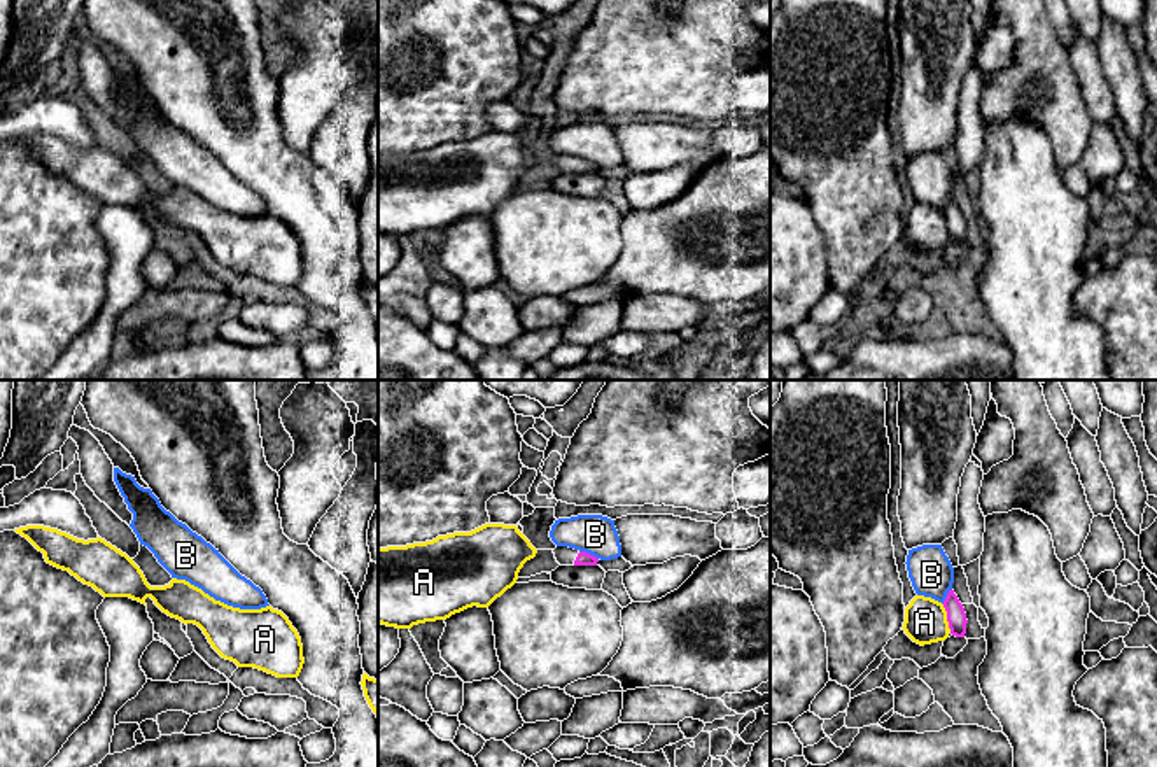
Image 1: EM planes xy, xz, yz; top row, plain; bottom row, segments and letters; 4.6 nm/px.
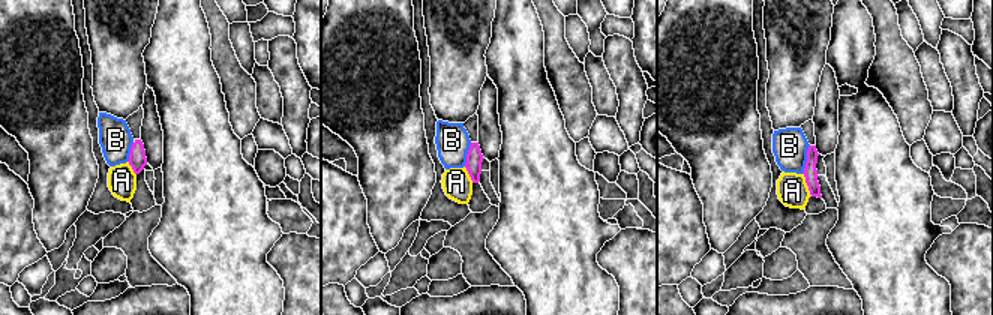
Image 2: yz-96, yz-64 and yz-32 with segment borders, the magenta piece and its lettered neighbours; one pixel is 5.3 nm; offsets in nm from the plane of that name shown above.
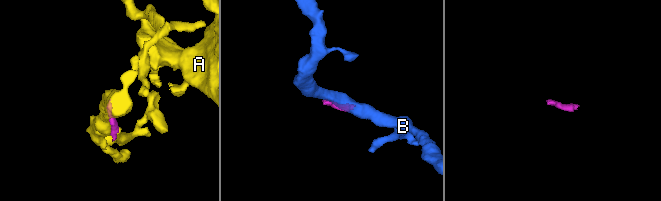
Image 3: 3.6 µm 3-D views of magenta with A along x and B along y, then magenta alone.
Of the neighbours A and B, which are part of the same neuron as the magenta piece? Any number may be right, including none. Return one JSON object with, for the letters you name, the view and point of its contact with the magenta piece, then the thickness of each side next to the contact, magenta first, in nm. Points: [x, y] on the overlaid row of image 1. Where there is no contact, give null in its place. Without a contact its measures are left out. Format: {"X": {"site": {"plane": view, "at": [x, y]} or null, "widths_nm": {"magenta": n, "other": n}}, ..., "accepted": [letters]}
{"accepted": []}

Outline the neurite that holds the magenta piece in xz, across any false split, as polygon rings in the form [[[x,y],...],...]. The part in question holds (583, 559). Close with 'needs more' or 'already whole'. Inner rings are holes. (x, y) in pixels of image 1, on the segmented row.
[[[557,546],[553,553],[560,566],[597,566],[599,562],[597,557],[569,546]]] | needs more

